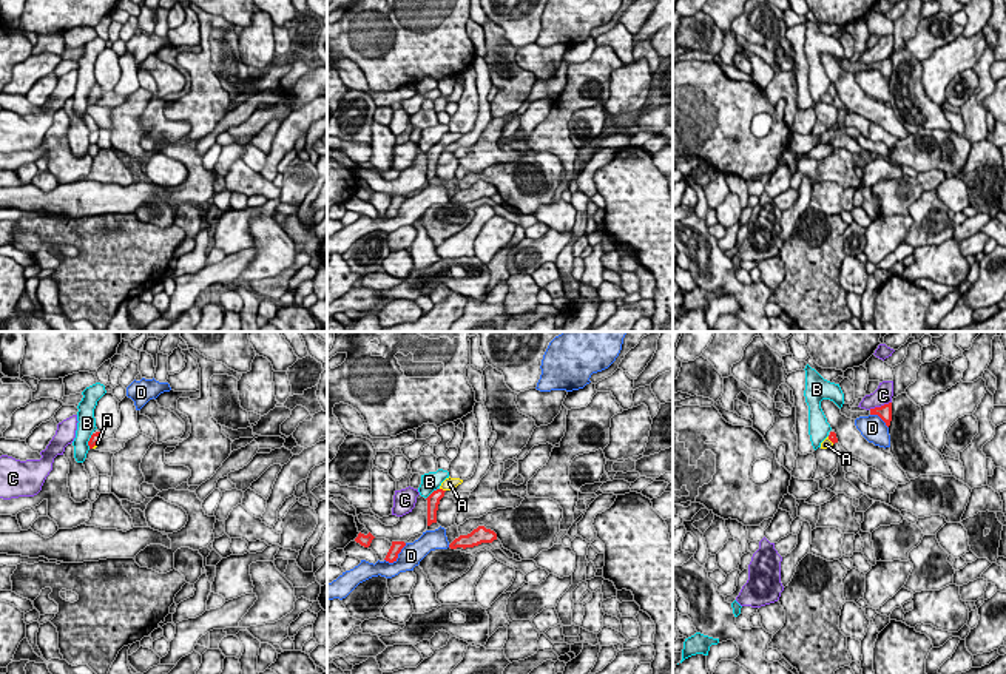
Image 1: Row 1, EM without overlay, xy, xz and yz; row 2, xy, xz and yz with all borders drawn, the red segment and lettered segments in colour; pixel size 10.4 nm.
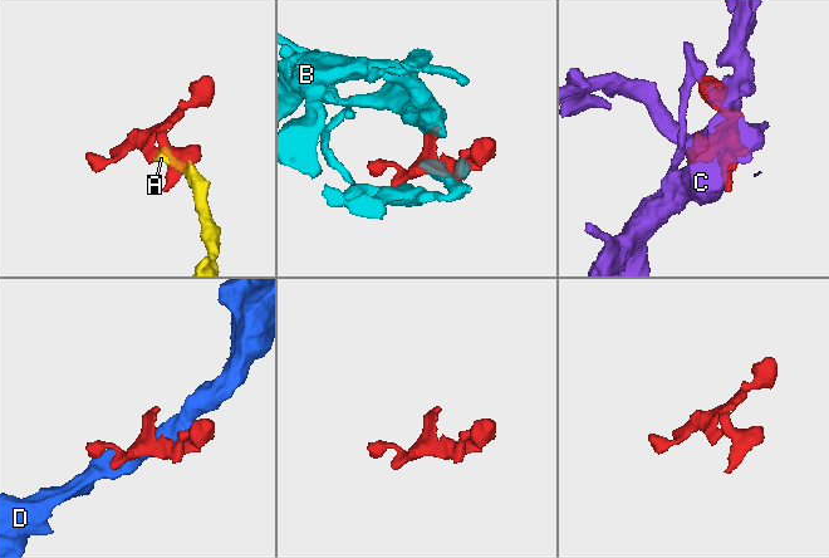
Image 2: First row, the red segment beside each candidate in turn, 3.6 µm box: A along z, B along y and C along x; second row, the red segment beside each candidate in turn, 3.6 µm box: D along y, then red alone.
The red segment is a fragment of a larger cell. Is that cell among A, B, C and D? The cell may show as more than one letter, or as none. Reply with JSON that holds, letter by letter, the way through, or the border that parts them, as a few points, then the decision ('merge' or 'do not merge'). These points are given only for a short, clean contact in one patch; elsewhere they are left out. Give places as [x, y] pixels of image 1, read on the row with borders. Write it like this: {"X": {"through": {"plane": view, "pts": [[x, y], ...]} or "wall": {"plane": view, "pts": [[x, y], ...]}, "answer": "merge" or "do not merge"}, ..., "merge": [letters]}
{"A": {"through": {"plane": "xz", "pts": [[434, 498], [442, 489], [449, 483]]}, "answer": "merge"}, "B": {"wall": {"plane": "xy", "pts": [[93, 434], [88, 448]]}, "answer": "do not merge"}, "C": {"answer": "do not merge"}, "D": {"answer": "do not merge"}, "merge": ["A"]}

